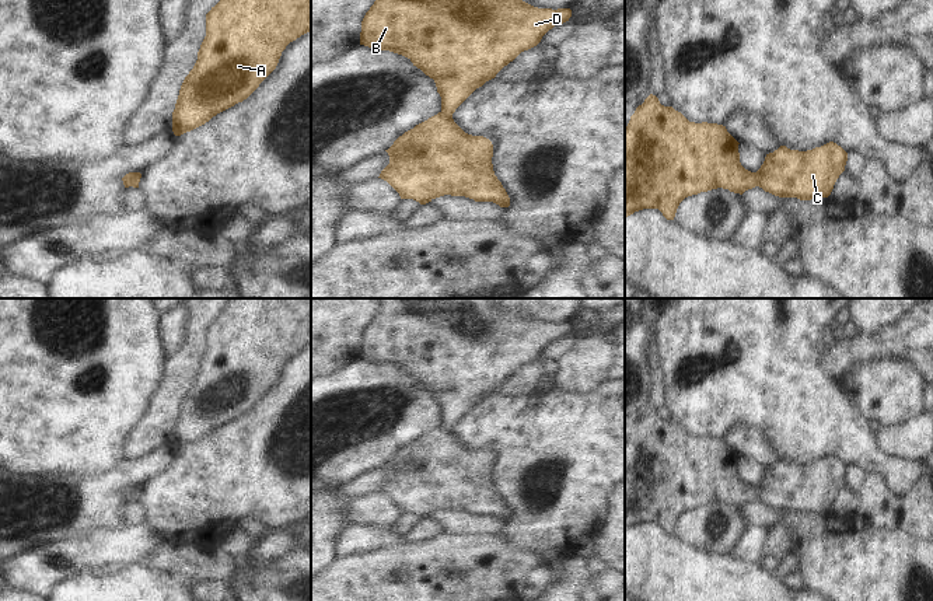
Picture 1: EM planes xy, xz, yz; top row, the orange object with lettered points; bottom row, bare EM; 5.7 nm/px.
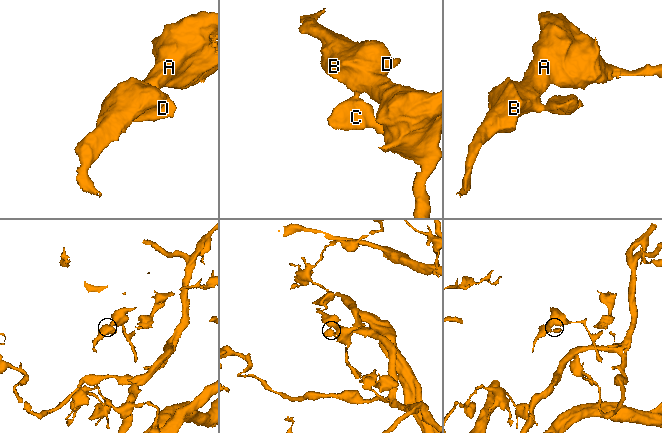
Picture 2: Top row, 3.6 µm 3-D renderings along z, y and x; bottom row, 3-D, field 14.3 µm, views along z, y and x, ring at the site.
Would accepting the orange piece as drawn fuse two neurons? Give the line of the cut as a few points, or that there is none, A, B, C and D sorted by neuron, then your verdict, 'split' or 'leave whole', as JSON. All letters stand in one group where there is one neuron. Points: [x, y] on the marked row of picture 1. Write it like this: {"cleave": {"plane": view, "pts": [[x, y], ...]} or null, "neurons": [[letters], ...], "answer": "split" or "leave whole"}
{"cleave": null, "neurons": [["A", "B", "C", "D"]], "answer": "leave whole"}

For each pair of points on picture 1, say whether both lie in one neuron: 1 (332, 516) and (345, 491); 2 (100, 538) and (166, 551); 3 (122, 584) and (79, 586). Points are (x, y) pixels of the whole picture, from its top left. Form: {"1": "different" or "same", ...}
{"1": "different", "2": "different", "3": "same"}

